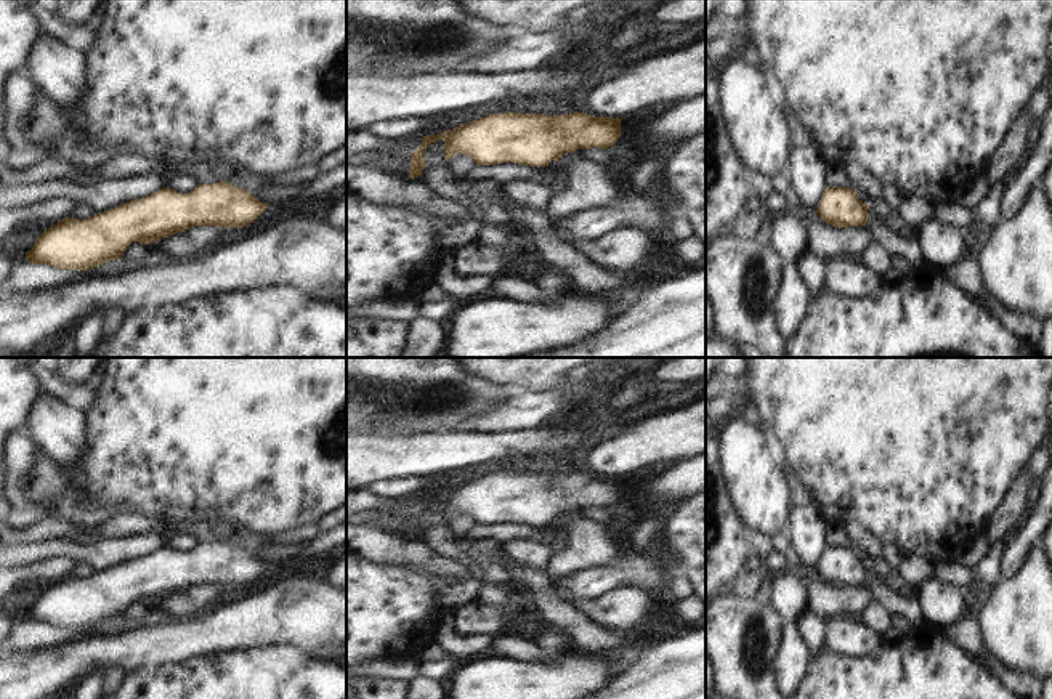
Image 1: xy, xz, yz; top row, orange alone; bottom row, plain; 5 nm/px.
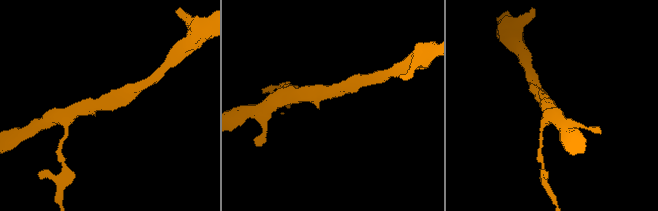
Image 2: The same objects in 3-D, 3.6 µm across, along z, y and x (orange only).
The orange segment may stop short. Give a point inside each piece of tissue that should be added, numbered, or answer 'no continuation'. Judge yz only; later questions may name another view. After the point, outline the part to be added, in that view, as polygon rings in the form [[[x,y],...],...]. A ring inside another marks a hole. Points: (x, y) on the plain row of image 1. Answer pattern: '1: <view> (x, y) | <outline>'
1: yz (884, 593) | [[[869,574],[866,585],[874,596],[874,601],[880,603],[890,616],[903,616],[916,625],[924,622],[919,600],[906,600],[900,596],[895,590],[895,584],[885,584]]]

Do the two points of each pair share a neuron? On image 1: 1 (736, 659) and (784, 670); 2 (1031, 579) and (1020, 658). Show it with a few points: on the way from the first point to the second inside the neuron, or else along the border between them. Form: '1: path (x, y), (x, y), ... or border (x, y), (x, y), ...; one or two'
1: border (783, 632), (775, 659), (775, 682); two
2: path (1031, 598), (1025, 638); one

